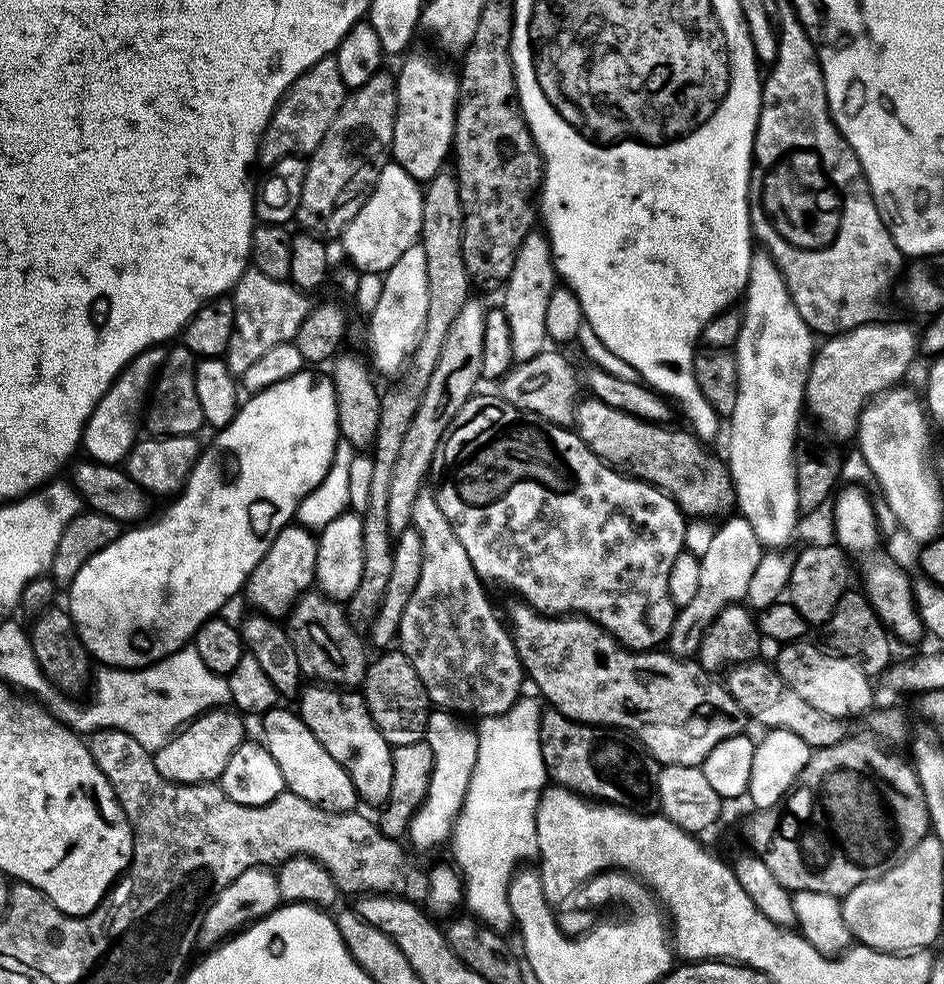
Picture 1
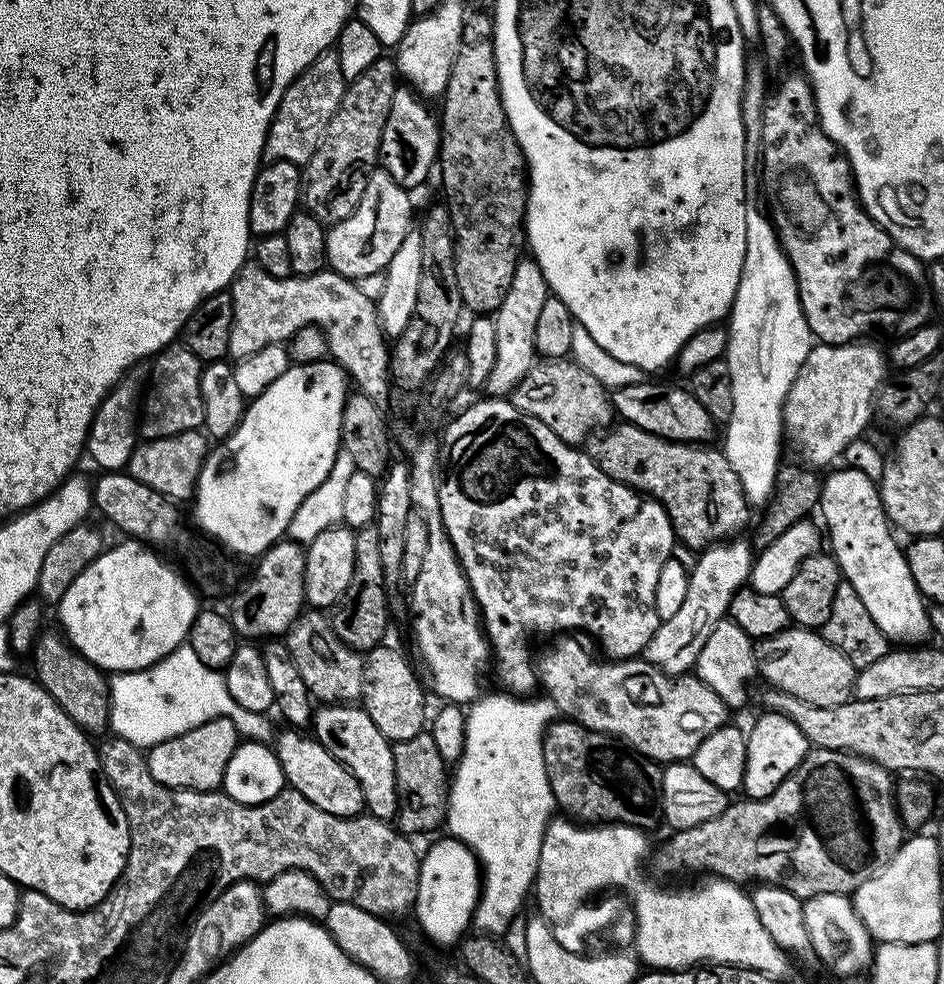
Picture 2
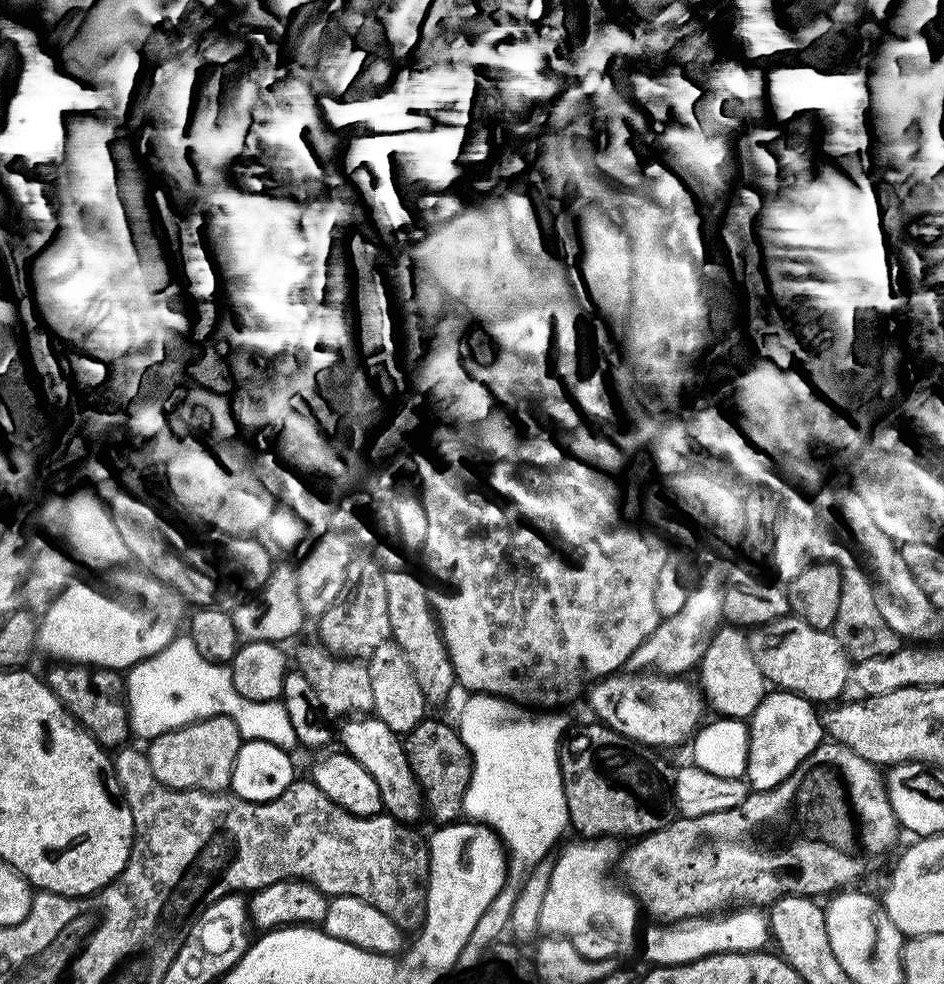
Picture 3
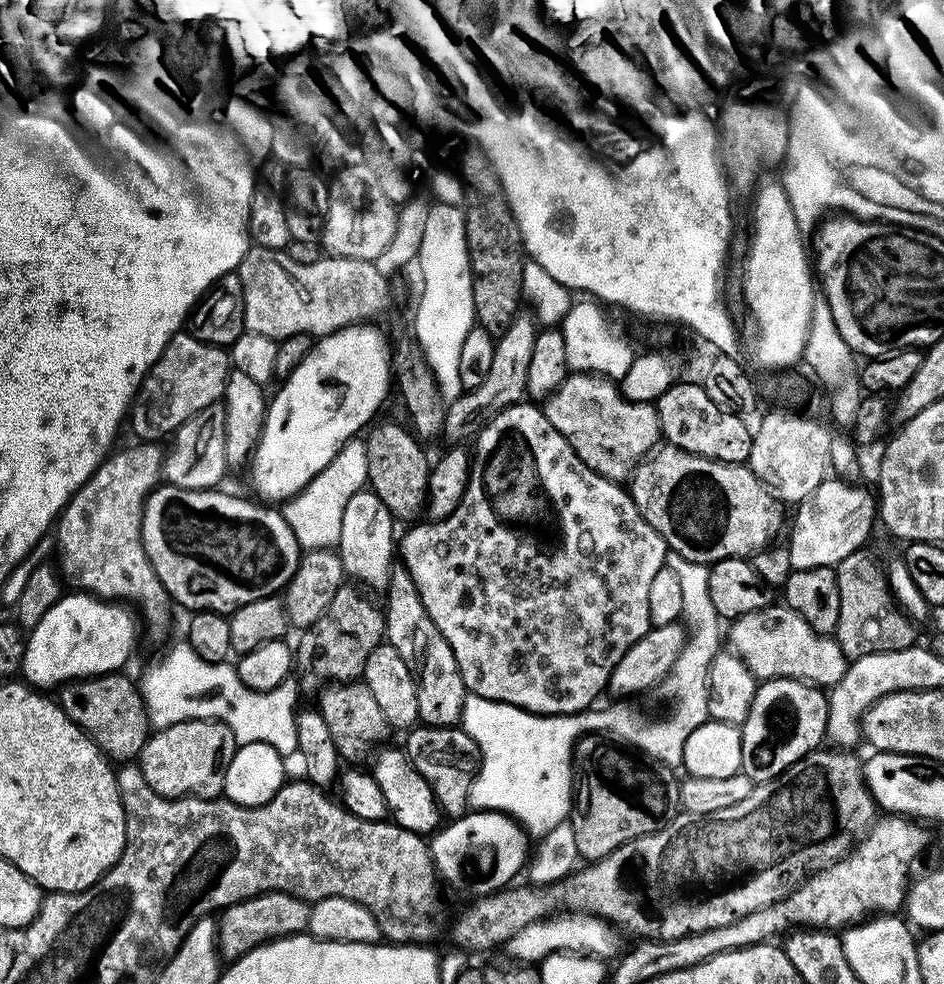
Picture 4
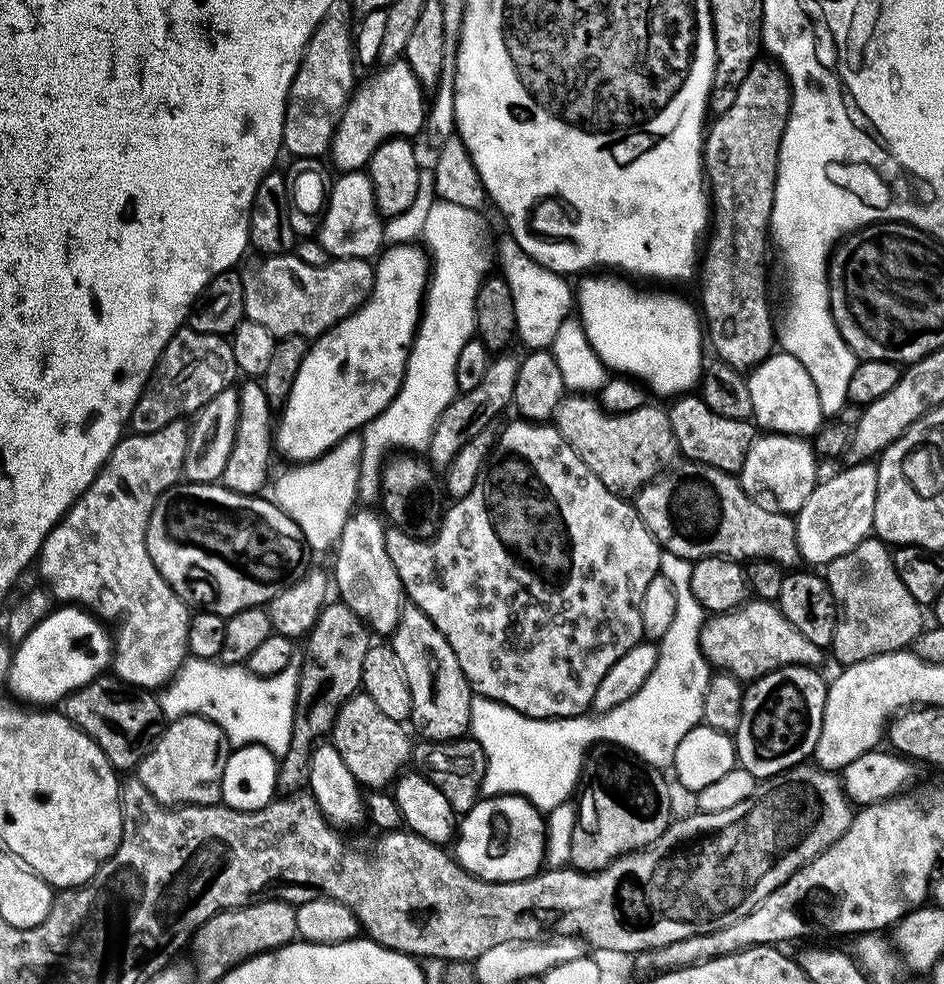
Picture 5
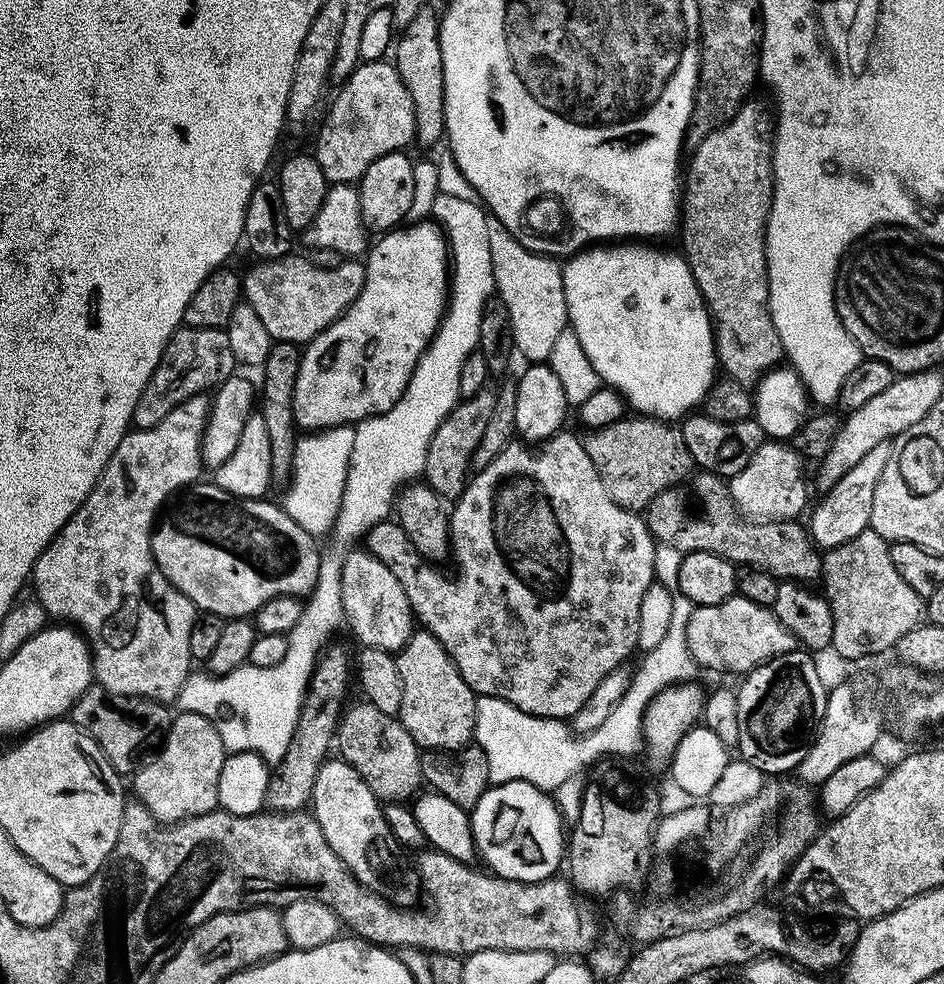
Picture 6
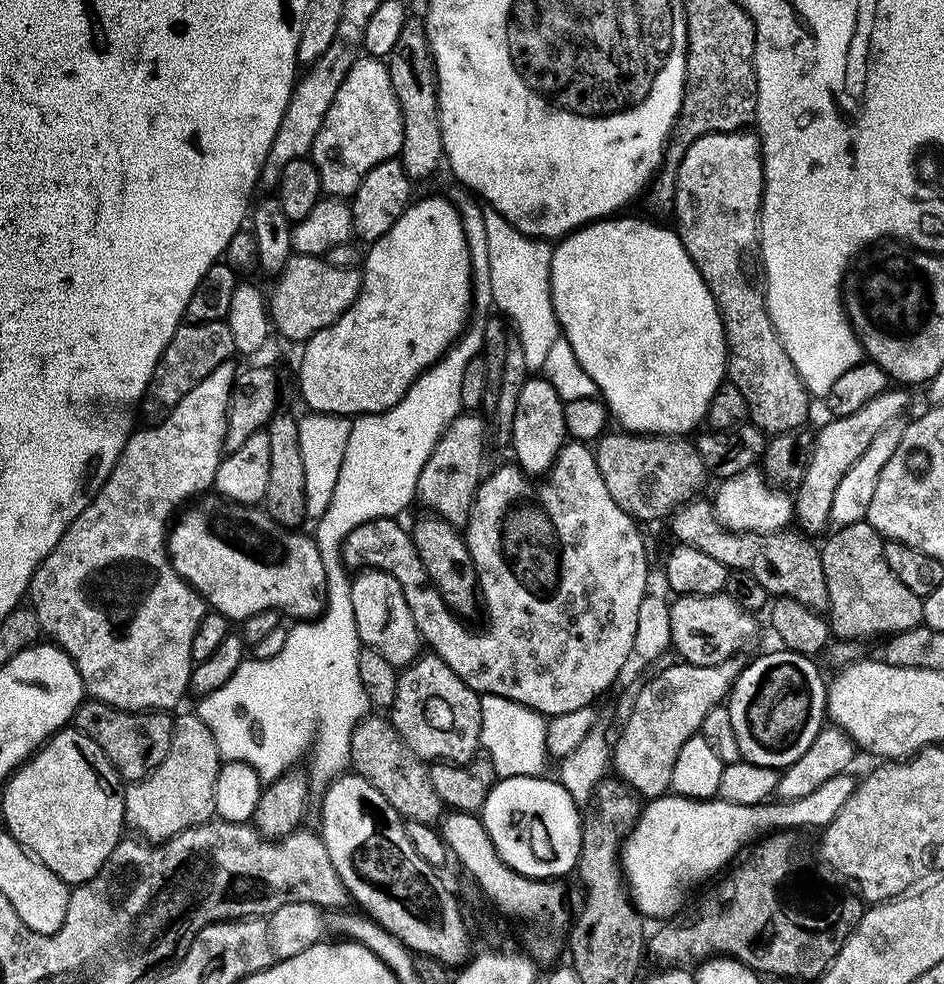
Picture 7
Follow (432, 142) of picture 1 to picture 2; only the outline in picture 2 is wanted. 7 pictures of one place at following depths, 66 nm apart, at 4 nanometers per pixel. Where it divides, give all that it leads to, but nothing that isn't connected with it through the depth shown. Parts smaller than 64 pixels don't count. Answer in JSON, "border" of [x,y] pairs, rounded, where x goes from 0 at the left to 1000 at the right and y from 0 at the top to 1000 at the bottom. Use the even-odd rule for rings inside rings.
{"border":[[[421,88],[404,136],[401,166],[416,185],[429,193],[438,193],[457,175],[459,178],[466,157],[466,128],[463,119],[448,105],[452,106],[435,88]]]}

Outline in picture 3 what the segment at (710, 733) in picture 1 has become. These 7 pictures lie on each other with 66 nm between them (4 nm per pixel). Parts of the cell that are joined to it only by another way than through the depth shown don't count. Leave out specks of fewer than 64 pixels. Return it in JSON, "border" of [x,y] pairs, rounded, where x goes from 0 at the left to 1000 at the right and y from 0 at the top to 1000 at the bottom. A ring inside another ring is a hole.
{"border":[[[665,681],[660,685],[642,687],[632,690],[628,694],[631,696],[624,701],[623,720],[635,735],[683,761],[712,760],[725,751],[726,755],[743,739],[742,727],[748,723],[743,704],[725,691],[690,682]]]}

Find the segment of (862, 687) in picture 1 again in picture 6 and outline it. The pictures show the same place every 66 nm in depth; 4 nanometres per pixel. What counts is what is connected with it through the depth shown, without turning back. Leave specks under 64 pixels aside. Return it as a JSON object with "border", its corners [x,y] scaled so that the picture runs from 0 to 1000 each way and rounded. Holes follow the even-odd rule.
{"border":[[[783,604],[769,608],[769,612],[761,612],[756,616],[736,615],[731,624],[731,632],[727,632],[727,657],[733,666],[733,672],[743,680],[751,679],[754,683],[784,683],[791,685],[798,683],[803,676],[827,667],[829,663],[842,663],[845,655],[843,650],[824,632],[817,617],[809,617],[803,612]]]}

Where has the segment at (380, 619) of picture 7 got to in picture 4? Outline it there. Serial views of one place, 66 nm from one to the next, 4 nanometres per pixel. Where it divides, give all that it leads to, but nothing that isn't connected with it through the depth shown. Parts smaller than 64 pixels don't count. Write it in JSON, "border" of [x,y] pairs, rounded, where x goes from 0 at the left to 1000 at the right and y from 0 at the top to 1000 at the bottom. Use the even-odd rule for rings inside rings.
{"border":[[[382,498],[371,506],[363,519],[361,545],[358,552],[358,562],[365,586],[374,585],[373,589],[387,599],[410,599],[417,576],[415,533],[417,534],[417,526],[405,510],[405,506],[400,506],[400,502],[396,502],[393,498]]]}

